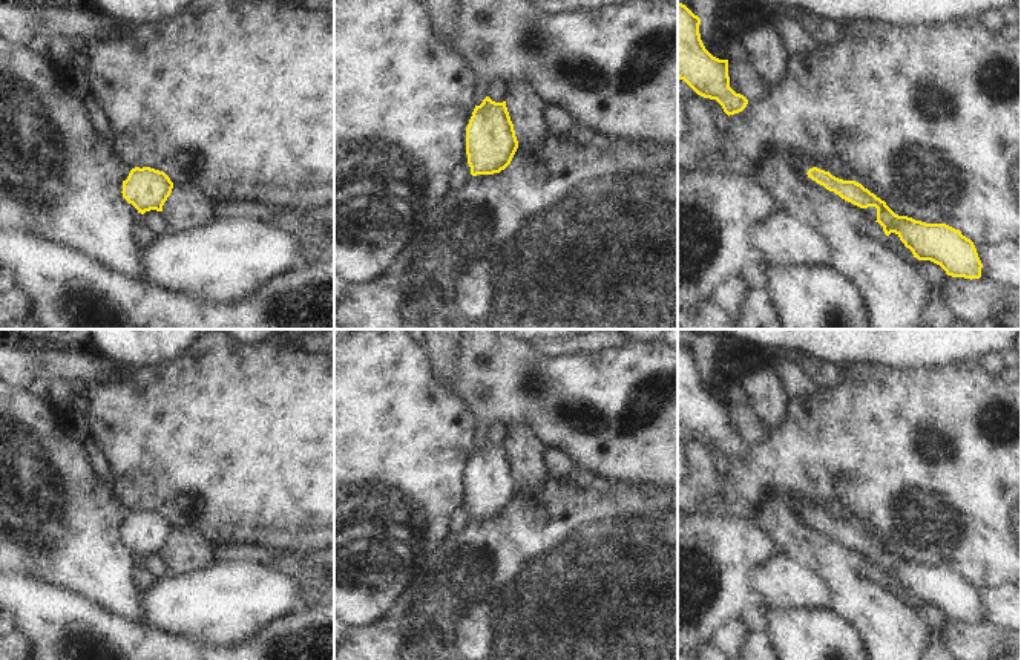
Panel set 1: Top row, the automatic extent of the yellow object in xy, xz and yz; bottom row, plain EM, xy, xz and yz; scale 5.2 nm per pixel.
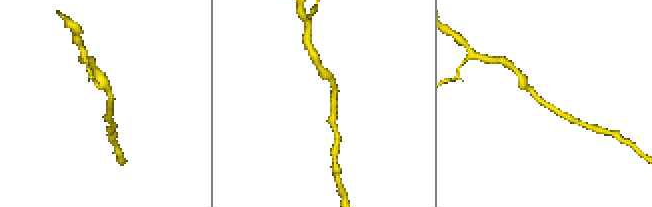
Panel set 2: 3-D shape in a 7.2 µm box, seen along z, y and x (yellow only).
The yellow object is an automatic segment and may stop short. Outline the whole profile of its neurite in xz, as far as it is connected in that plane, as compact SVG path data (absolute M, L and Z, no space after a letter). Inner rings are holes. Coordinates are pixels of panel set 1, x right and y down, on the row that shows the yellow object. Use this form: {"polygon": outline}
{"polygon": "M489 96L475 106L466 127L466 155L471 175L494 175L504 170L518 141L510 121L506 101L495 103Z"}

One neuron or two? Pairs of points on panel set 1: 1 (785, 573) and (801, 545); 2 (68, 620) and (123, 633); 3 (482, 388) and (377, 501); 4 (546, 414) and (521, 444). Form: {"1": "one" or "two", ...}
{"1": "two", "2": "one", "3": "two", "4": "two"}

